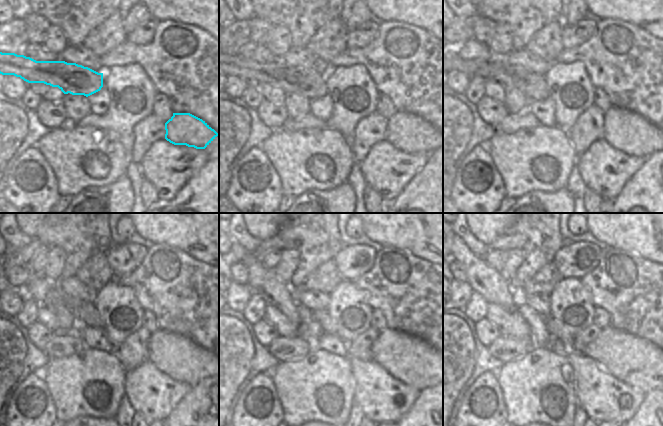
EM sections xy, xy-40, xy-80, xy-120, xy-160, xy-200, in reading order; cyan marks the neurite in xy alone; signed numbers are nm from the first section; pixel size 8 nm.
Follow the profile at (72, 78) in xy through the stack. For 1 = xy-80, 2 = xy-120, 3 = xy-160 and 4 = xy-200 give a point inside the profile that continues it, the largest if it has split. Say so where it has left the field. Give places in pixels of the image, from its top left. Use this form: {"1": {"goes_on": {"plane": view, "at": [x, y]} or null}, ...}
{"1": {"goes_on": {"plane": "xy-80", "at": [533, 86]}}, "2": {"goes_on": {"plane": "xy-120", "at": [86, 313]}}, "3": {"goes_on": {"plane": "xy-160", "at": [321, 316]}}, "4": {"goes_on": {"plane": "xy-200", "at": [555, 329]}}}

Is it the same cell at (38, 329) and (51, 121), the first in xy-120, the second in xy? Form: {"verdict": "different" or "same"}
{"verdict": "same"}

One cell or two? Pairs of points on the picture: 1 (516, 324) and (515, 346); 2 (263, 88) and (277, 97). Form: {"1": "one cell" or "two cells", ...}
{"1": "two cells", "2": "one cell"}

